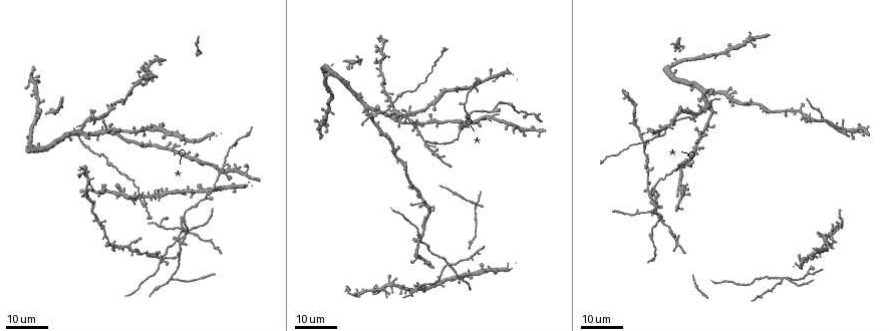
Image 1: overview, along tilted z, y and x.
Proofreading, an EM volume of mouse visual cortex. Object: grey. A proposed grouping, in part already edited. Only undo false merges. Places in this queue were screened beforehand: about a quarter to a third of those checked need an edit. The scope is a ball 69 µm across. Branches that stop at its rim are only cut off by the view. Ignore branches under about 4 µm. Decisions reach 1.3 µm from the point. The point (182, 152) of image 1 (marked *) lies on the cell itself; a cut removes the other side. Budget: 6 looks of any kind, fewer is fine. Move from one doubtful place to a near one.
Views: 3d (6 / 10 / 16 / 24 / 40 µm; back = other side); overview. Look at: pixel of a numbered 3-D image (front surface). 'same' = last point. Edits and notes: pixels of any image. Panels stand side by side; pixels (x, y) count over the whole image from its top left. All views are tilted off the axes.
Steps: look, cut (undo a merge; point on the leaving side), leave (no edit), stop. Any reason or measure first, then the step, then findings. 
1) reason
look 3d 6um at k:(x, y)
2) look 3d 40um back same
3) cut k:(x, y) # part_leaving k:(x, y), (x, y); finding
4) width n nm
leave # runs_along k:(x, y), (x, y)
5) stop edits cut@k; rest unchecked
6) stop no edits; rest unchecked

sudden change in width
look 3d 16um at 1:(212, 188)

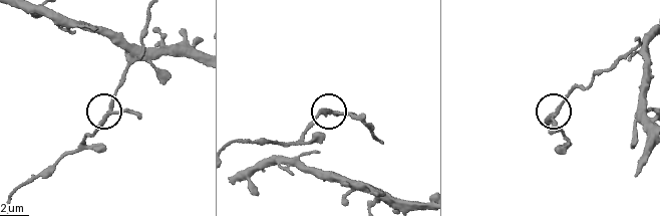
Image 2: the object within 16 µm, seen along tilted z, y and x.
look 3d 6um at 2:(113, 107)

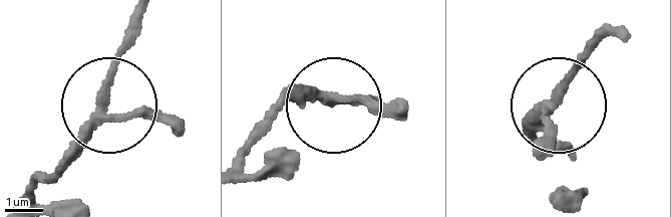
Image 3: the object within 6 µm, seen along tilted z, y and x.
leave # one cell here

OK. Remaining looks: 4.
three-way junction
look 3d 16um at 1:(656, 205)

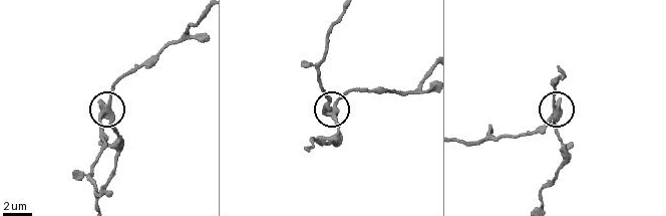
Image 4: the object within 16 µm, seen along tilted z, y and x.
look 3d 6um at 4:(557, 116)

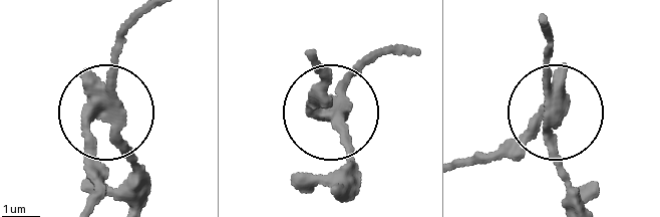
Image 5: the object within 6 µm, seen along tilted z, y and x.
width 370 nm
cut 5:(98, 160) # part_leaving 5:(106, 107), (87, 141), (89, 206); two cells meet here

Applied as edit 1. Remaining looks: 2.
stop edits cut@5; rest unchecked

